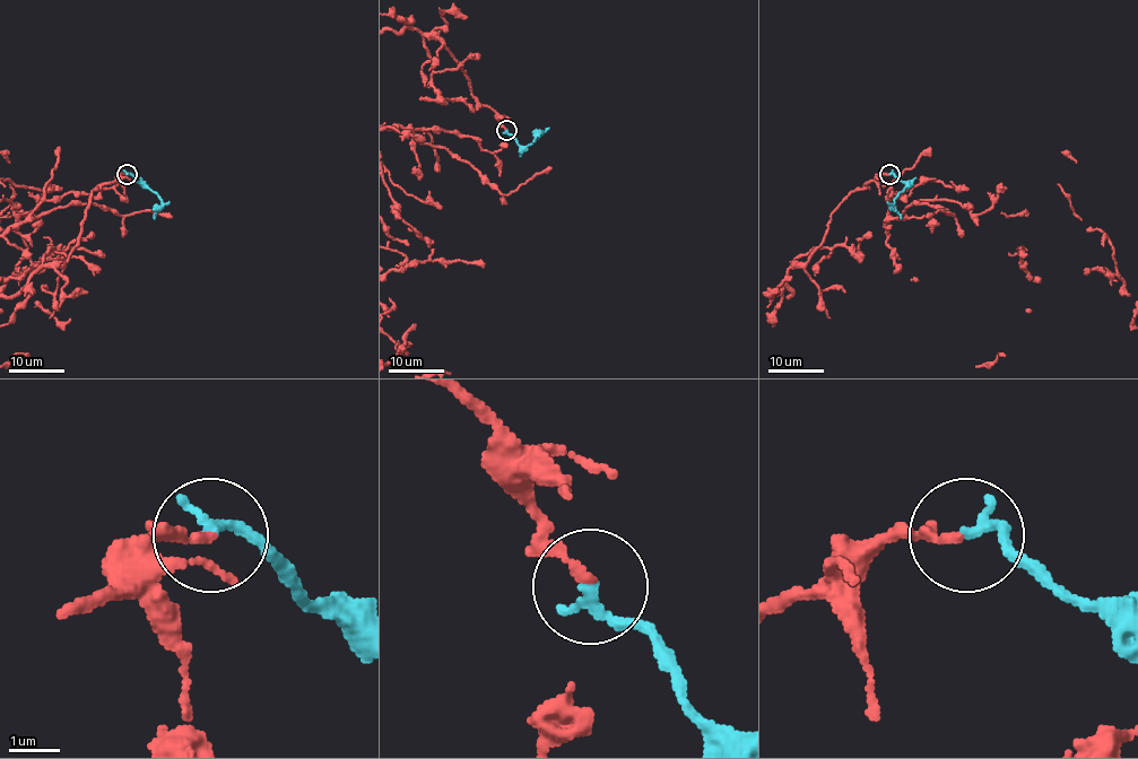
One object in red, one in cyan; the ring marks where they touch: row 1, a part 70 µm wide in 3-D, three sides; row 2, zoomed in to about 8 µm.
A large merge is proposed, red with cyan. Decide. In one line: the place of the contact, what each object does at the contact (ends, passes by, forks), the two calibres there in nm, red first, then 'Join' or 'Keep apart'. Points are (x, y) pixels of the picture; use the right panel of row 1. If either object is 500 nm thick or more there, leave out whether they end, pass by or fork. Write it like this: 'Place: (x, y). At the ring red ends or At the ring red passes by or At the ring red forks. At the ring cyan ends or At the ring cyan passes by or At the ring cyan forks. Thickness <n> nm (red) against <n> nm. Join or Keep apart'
Place: (889, 174). At the ring red ends. At the ring cyan ends. Thickness 180 nm (red) against 240 nm. Join

